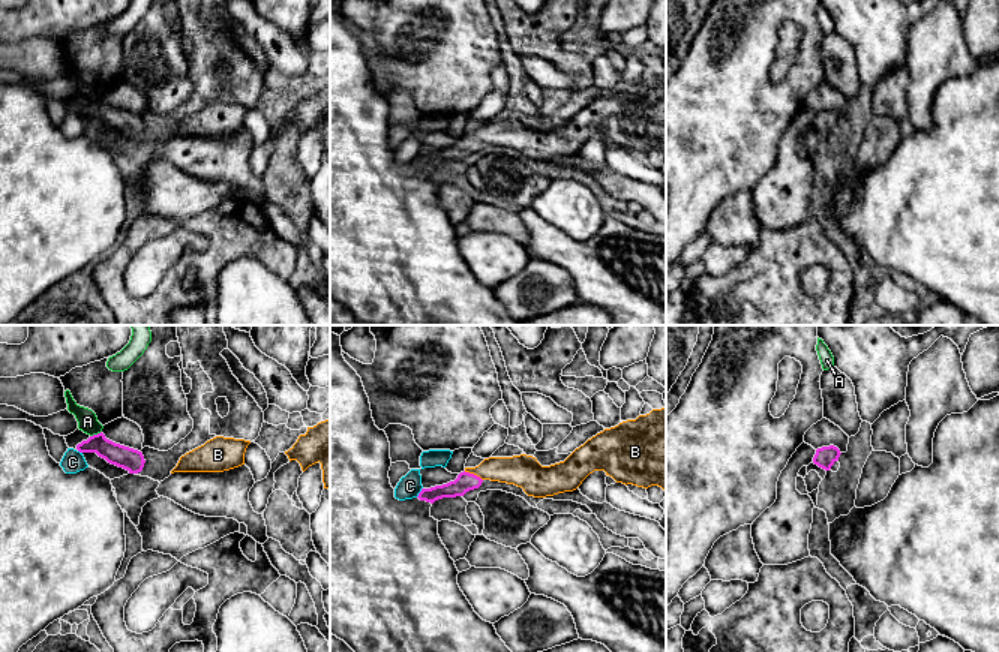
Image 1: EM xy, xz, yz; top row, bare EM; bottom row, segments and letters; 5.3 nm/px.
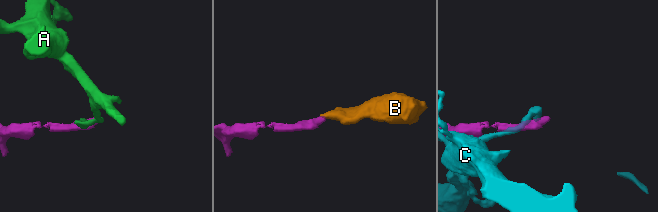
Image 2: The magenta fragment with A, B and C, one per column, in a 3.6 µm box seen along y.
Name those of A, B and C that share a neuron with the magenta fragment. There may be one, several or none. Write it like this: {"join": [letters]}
{"join": ["B"]}

